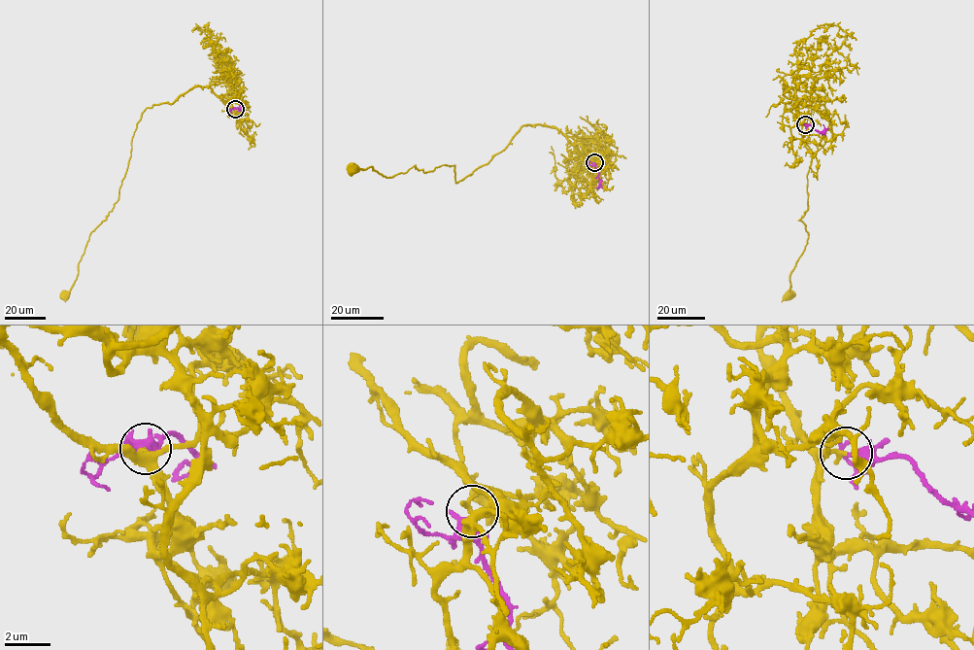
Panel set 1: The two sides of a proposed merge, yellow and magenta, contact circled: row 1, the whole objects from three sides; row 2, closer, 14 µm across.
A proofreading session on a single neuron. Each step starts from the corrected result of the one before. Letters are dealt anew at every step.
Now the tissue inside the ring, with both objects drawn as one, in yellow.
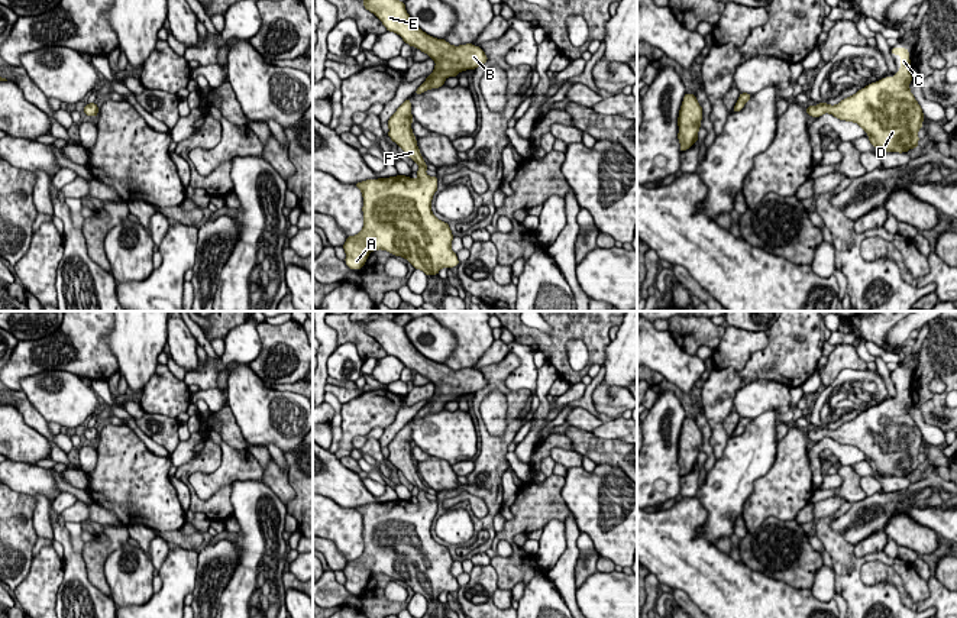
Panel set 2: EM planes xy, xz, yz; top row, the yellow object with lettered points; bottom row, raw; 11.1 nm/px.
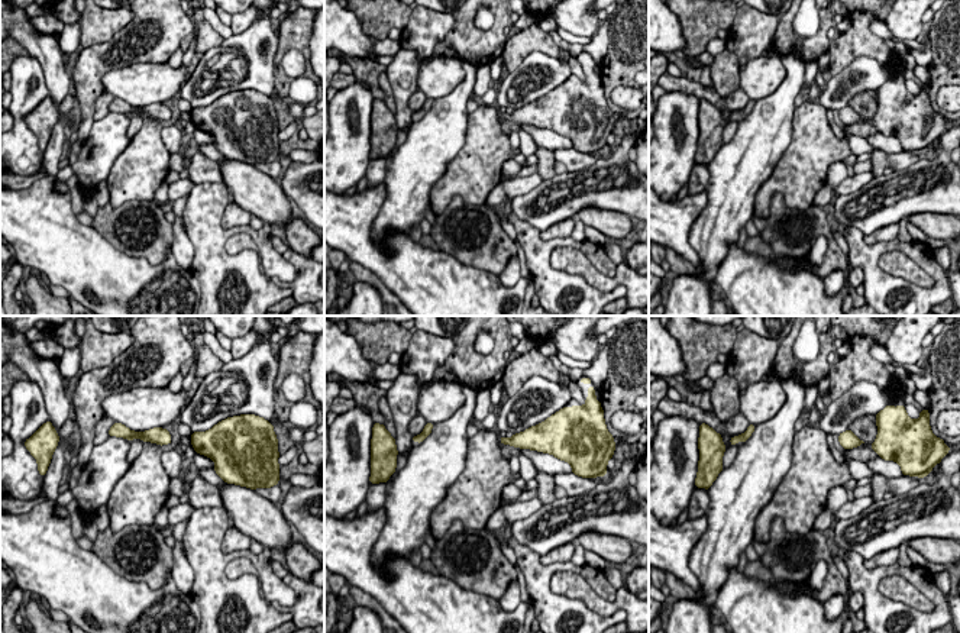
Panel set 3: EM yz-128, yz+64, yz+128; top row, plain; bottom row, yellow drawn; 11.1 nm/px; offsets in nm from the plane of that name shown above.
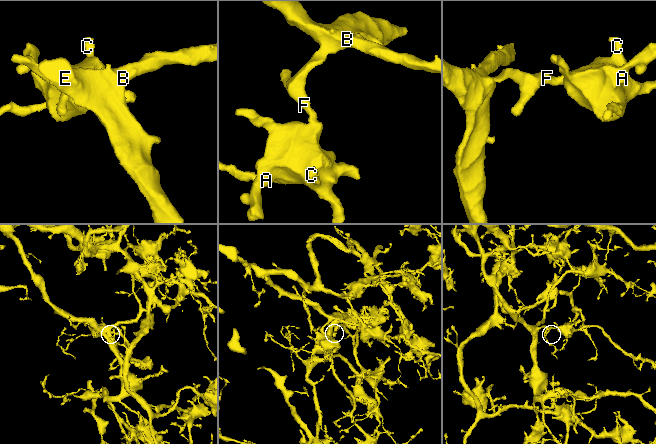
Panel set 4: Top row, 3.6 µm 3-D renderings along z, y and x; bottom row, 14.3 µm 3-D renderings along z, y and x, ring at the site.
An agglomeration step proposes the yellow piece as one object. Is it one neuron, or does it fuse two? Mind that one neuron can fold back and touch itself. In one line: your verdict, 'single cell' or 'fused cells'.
single cell

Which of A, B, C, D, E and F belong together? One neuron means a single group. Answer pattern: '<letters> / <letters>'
A B C D E F

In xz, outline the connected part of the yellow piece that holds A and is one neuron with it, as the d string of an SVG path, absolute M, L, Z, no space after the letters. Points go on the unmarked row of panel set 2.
M407 423L389 441L388 460L418 488L418 502L397 499L355 508L363 521L363 553L343 569L345 586L353 595L361 593L369 577L378 573L402 580L426 599L459 589L450 572L453 559L449 549L431 537L437 501L426 498L427 489L411 447L411 427Z

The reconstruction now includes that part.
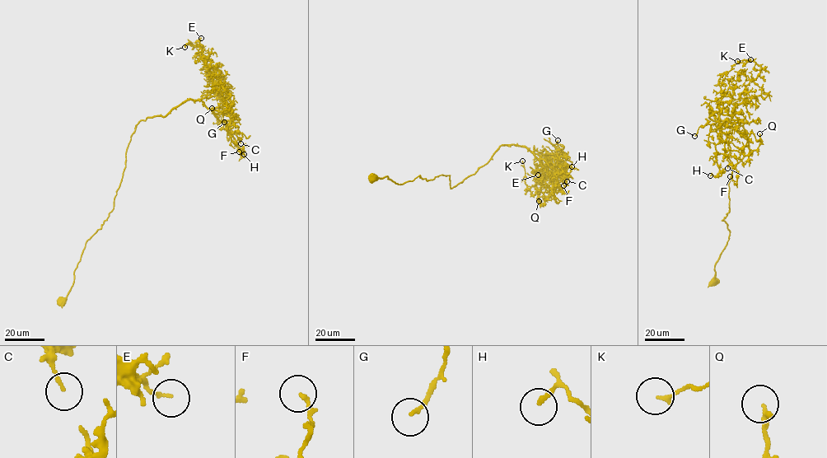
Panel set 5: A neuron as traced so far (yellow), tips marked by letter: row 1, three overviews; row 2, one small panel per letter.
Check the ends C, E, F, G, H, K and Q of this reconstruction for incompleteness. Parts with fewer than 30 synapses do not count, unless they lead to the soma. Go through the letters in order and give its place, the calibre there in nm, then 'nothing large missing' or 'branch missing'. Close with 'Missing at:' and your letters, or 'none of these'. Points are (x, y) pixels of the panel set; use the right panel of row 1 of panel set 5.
C: place (727, 168); calibre 120 nm; nothing large missing
E: place (750, 59); calibre 120 nm; nothing large missing
F: place (730, 176); calibre 170 nm; nothing large missing
G: place (694, 136); calibre 170 nm; nothing large missing
H: place (710, 175); calibre 160 nm; nothing large missing
K: place (737, 61); calibre 150 nm; nothing large missing
Q: place (759, 133); calibre 280 nm; nothing large missing
Missing at: none of these

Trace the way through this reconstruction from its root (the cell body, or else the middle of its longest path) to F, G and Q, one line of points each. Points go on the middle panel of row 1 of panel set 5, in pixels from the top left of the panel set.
F: (373, 178), (400, 184), (447, 175), (451, 188), (501, 145), (514, 144), (557, 171), (563, 193), (563, 185)
G: (373, 178), (400, 184), (447, 175), (451, 188), (501, 145), (526, 147), (554, 164), (563, 148), (558, 140)
Q: (373, 178), (400, 184), (447, 175), (451, 188), (501, 145), (514, 144), (529, 148), (554, 183), (539, 201)

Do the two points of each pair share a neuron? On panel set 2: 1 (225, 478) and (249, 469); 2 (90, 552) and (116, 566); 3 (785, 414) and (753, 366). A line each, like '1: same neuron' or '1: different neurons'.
1: same neuron
2: different neurons
3: different neurons

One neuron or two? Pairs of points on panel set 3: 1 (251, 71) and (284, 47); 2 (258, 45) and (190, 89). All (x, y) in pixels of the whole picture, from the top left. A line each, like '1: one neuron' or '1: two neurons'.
1: two neurons
2: one neuron

